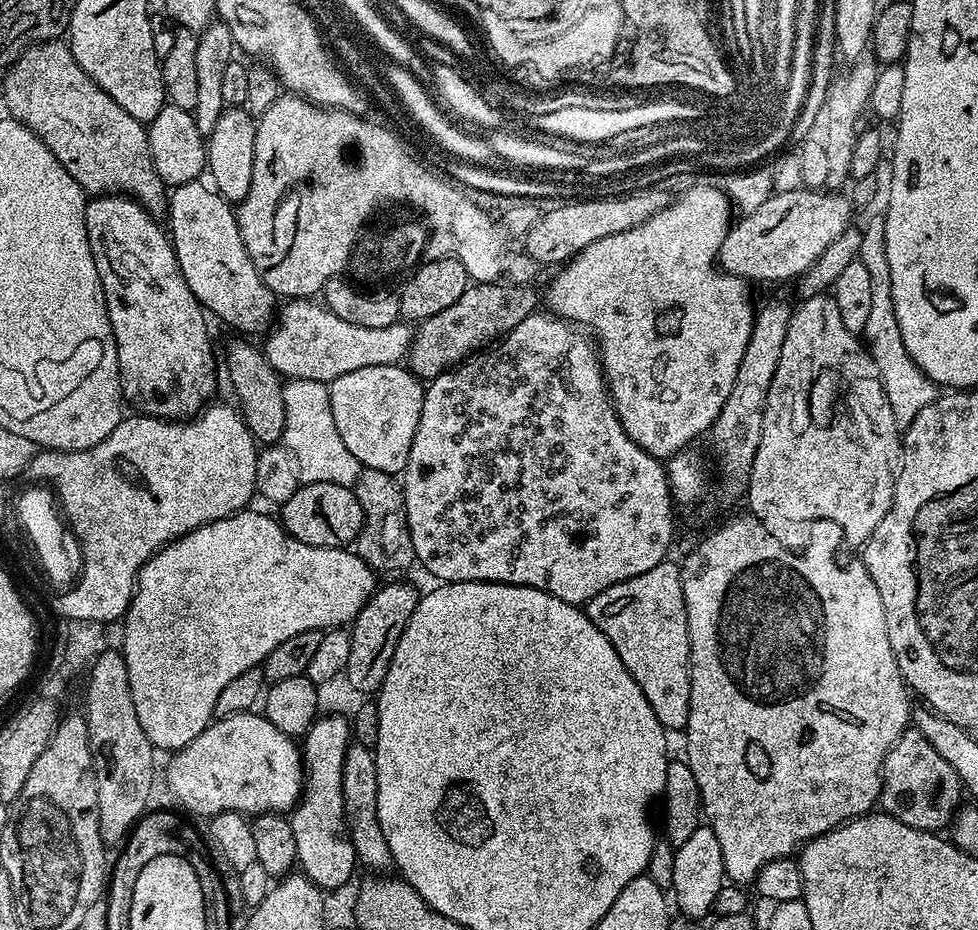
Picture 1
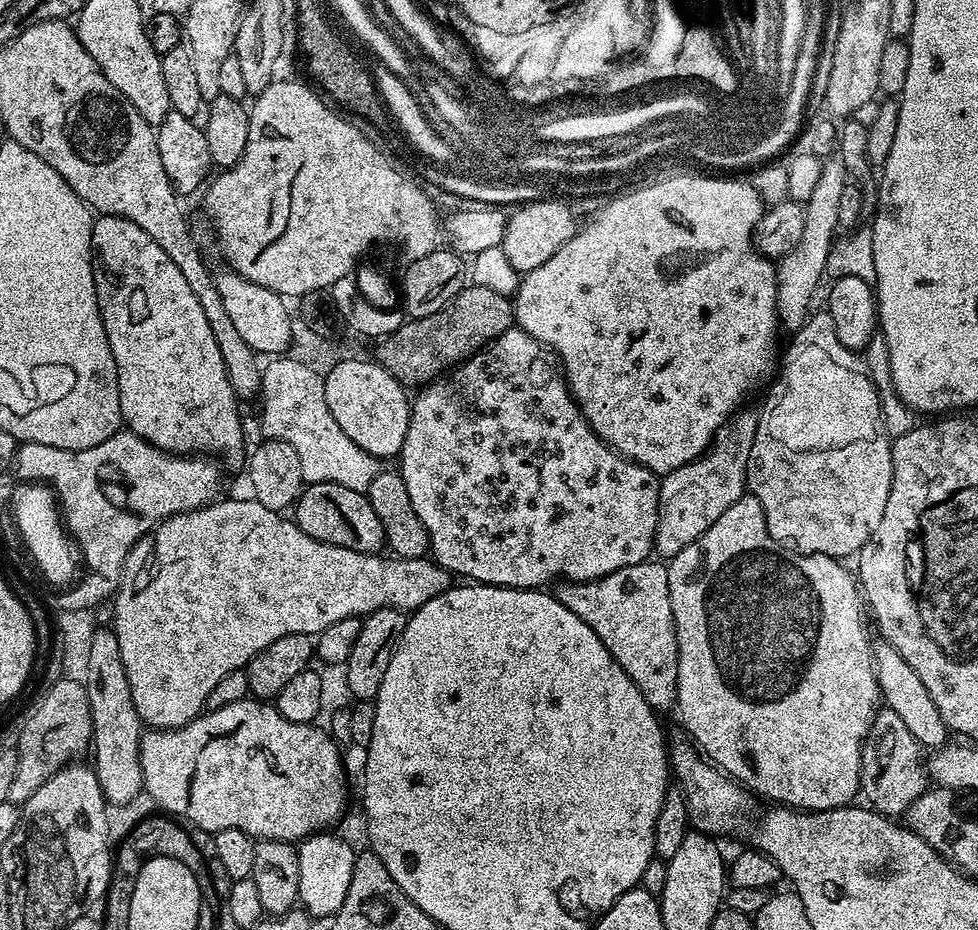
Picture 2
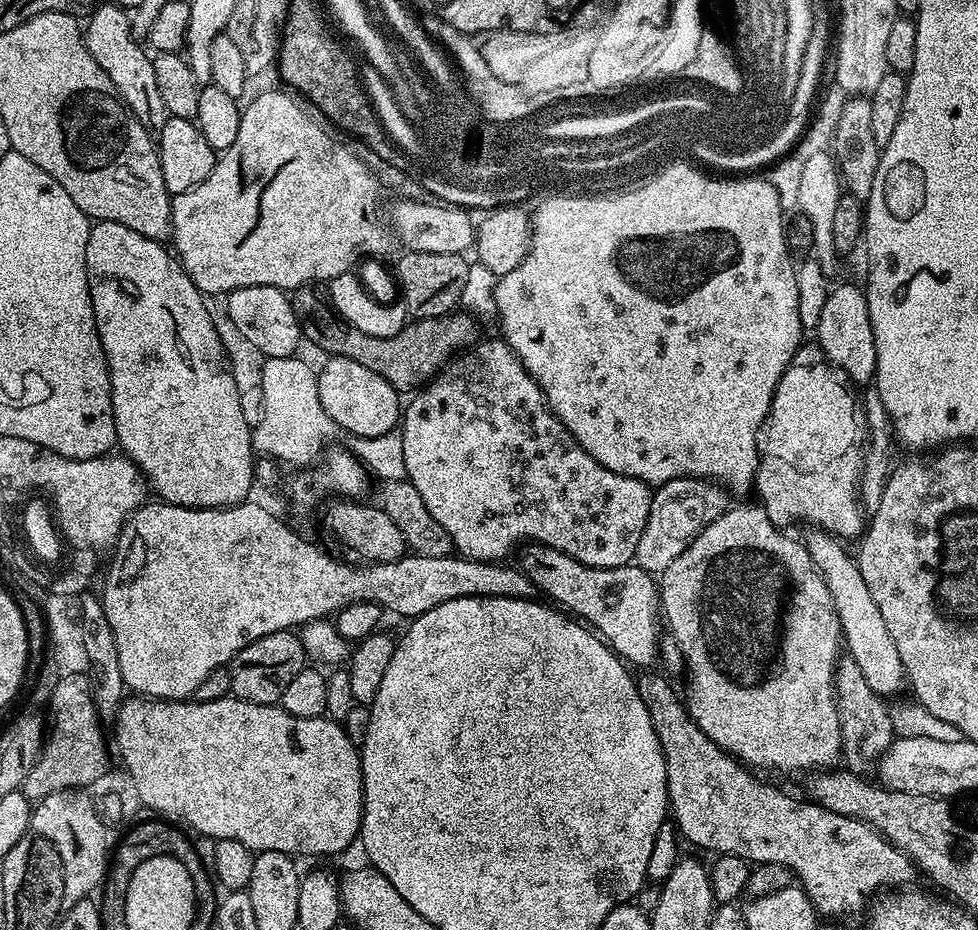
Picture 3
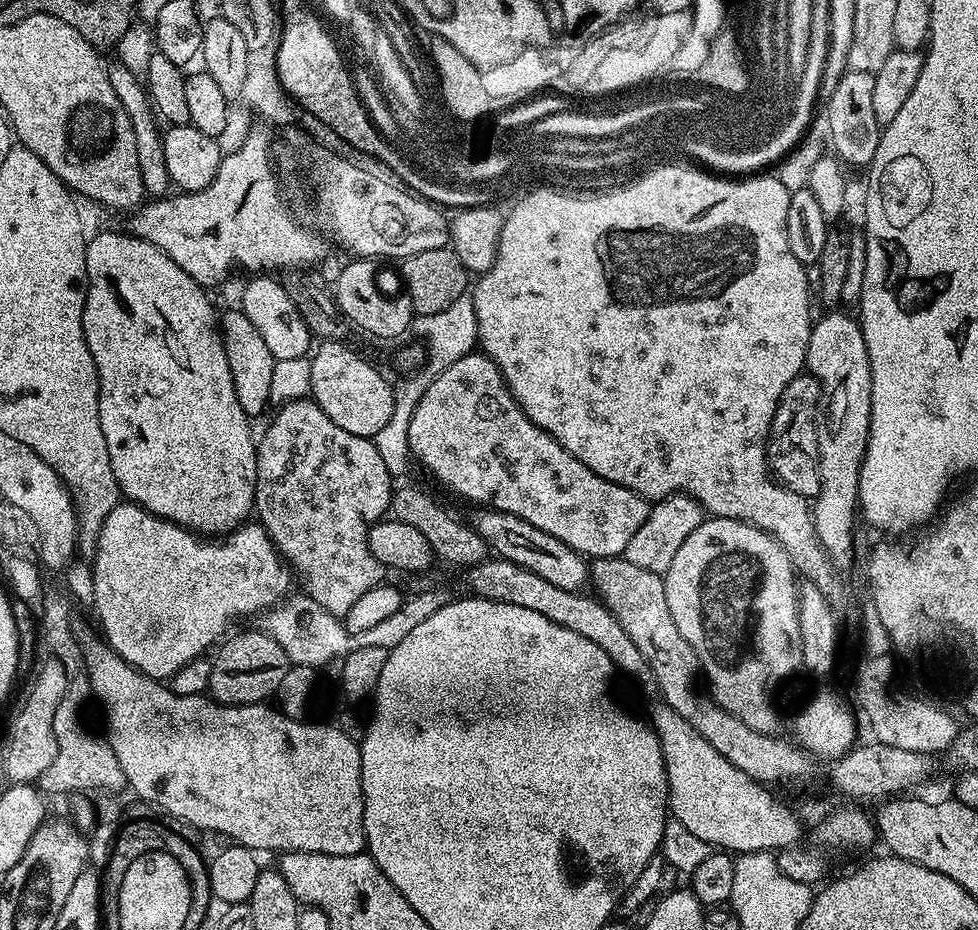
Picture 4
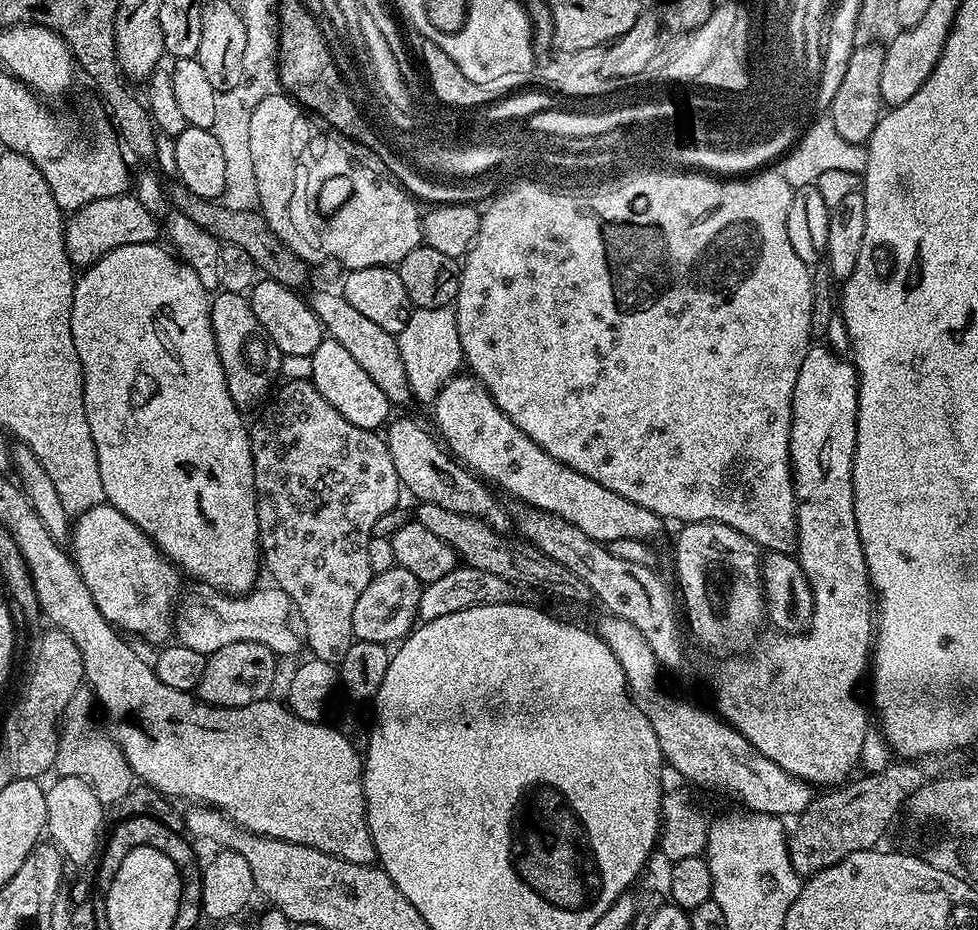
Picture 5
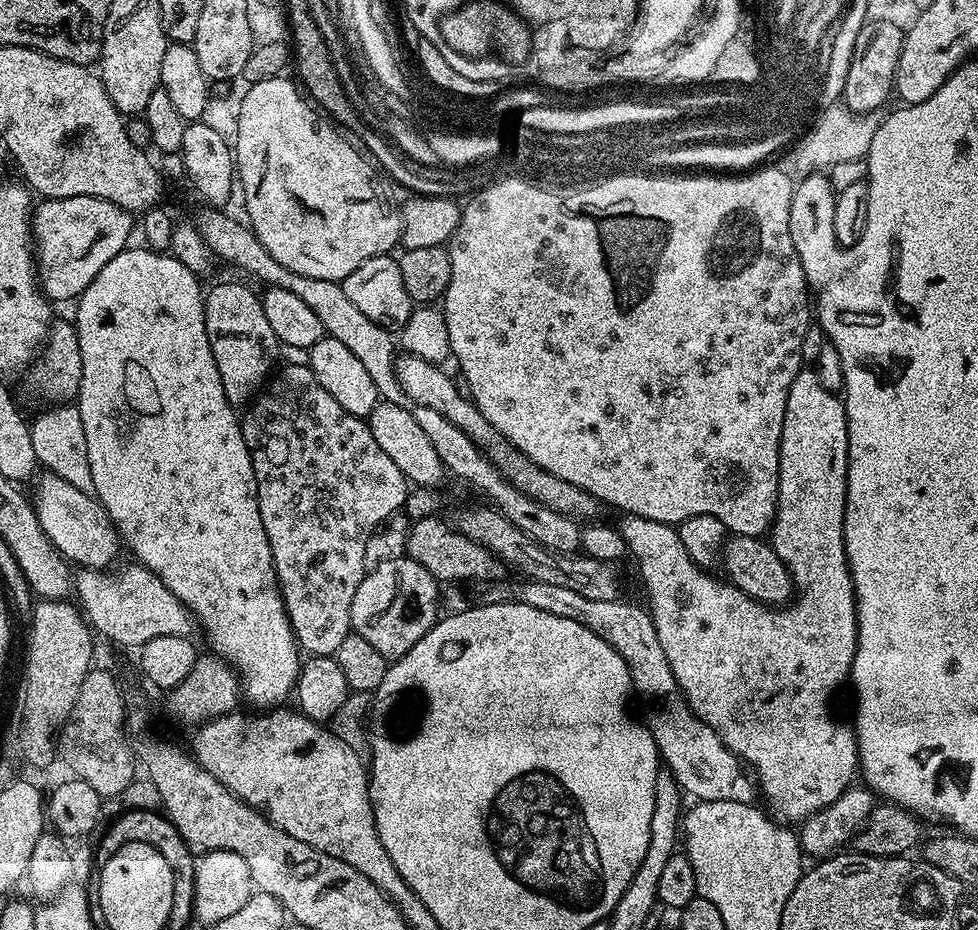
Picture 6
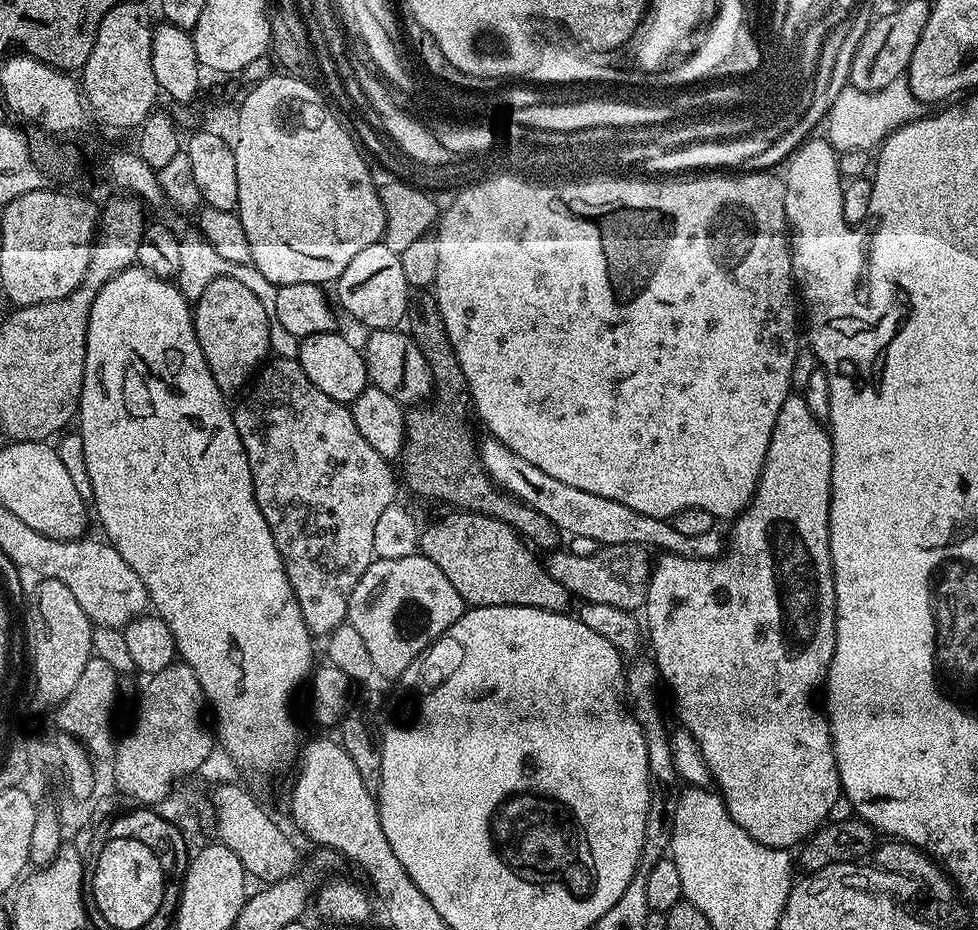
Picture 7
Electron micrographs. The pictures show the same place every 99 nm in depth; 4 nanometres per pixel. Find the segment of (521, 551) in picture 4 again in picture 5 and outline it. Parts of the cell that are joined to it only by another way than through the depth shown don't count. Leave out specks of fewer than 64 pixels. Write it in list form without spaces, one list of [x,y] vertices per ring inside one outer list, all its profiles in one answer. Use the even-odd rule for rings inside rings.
[[[395,420],[387,425],[386,443],[390,450],[390,458],[394,458],[394,470],[398,470],[398,478],[407,495],[409,492],[410,495],[417,496],[417,501],[442,506],[445,510],[454,510],[454,514],[485,520],[495,532],[508,534],[513,531],[509,509],[503,508],[496,501],[485,481],[477,478],[465,465],[453,459],[443,443],[431,431],[428,433],[418,421]]]

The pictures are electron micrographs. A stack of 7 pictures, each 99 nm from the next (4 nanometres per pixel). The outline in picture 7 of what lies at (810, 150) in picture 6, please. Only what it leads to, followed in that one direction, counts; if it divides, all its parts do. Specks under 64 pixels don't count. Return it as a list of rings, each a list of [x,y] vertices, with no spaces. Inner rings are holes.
[[[901,78],[891,82],[885,89],[877,92],[867,92],[849,86],[830,100],[826,117],[826,139],[837,153],[859,148],[872,150],[883,144],[890,133],[898,131],[903,124],[919,120],[921,115],[921,102],[910,90],[907,79]]]

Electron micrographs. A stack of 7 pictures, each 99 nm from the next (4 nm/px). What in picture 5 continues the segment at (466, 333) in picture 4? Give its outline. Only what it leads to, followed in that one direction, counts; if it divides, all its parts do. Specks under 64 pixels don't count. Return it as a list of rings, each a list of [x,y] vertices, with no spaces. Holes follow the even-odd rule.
[[[413,308],[406,326],[396,336],[398,350],[402,350],[402,362],[406,365],[406,378],[418,401],[435,401],[440,387],[461,371],[464,364],[462,342],[458,338],[456,313],[447,308]]]

